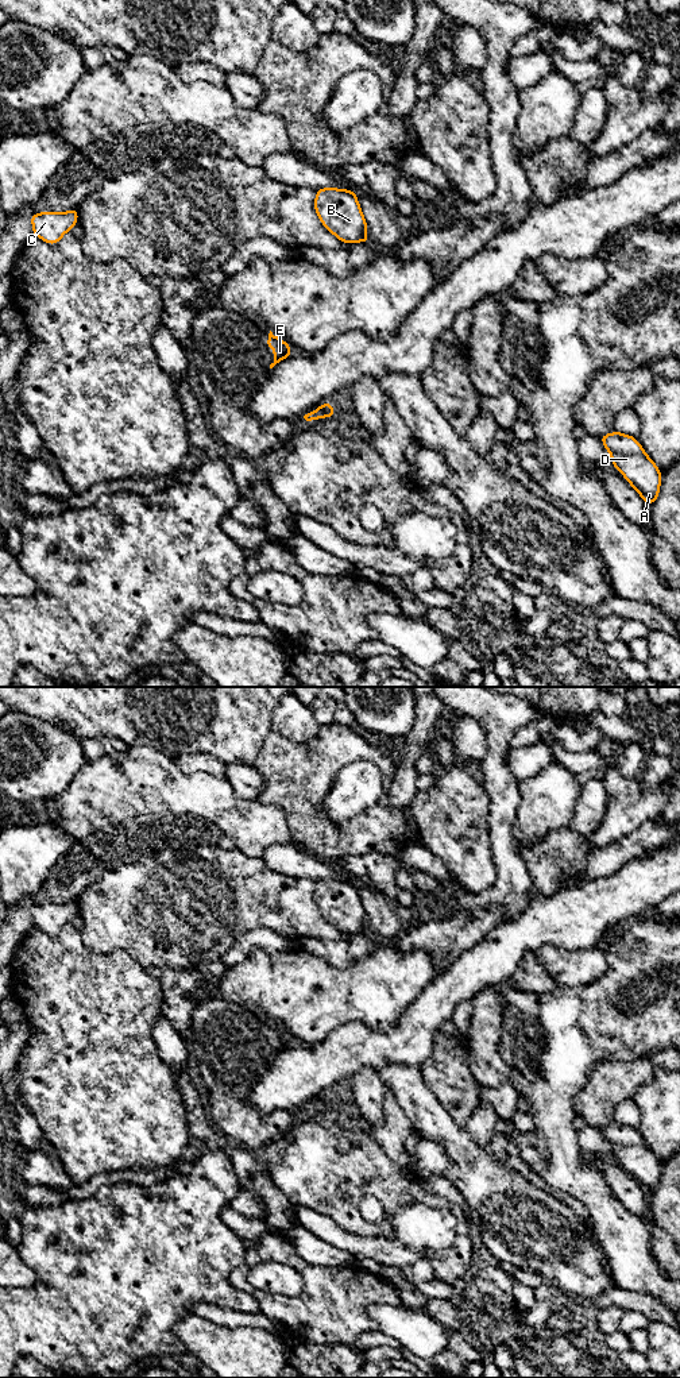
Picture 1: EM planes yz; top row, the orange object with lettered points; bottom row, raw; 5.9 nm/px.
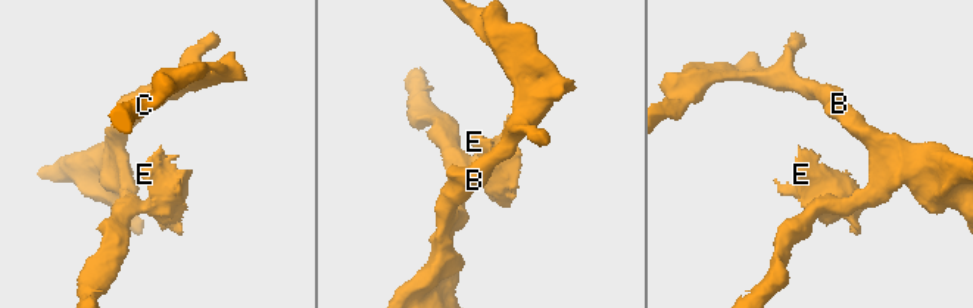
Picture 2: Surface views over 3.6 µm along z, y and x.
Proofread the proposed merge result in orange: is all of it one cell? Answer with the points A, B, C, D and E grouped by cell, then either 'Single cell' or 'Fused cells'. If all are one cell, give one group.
Groups: A B C D / E. Fused cells

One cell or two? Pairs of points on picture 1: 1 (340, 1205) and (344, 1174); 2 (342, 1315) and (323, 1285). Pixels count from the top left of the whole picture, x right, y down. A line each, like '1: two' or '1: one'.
1: one
2: one

